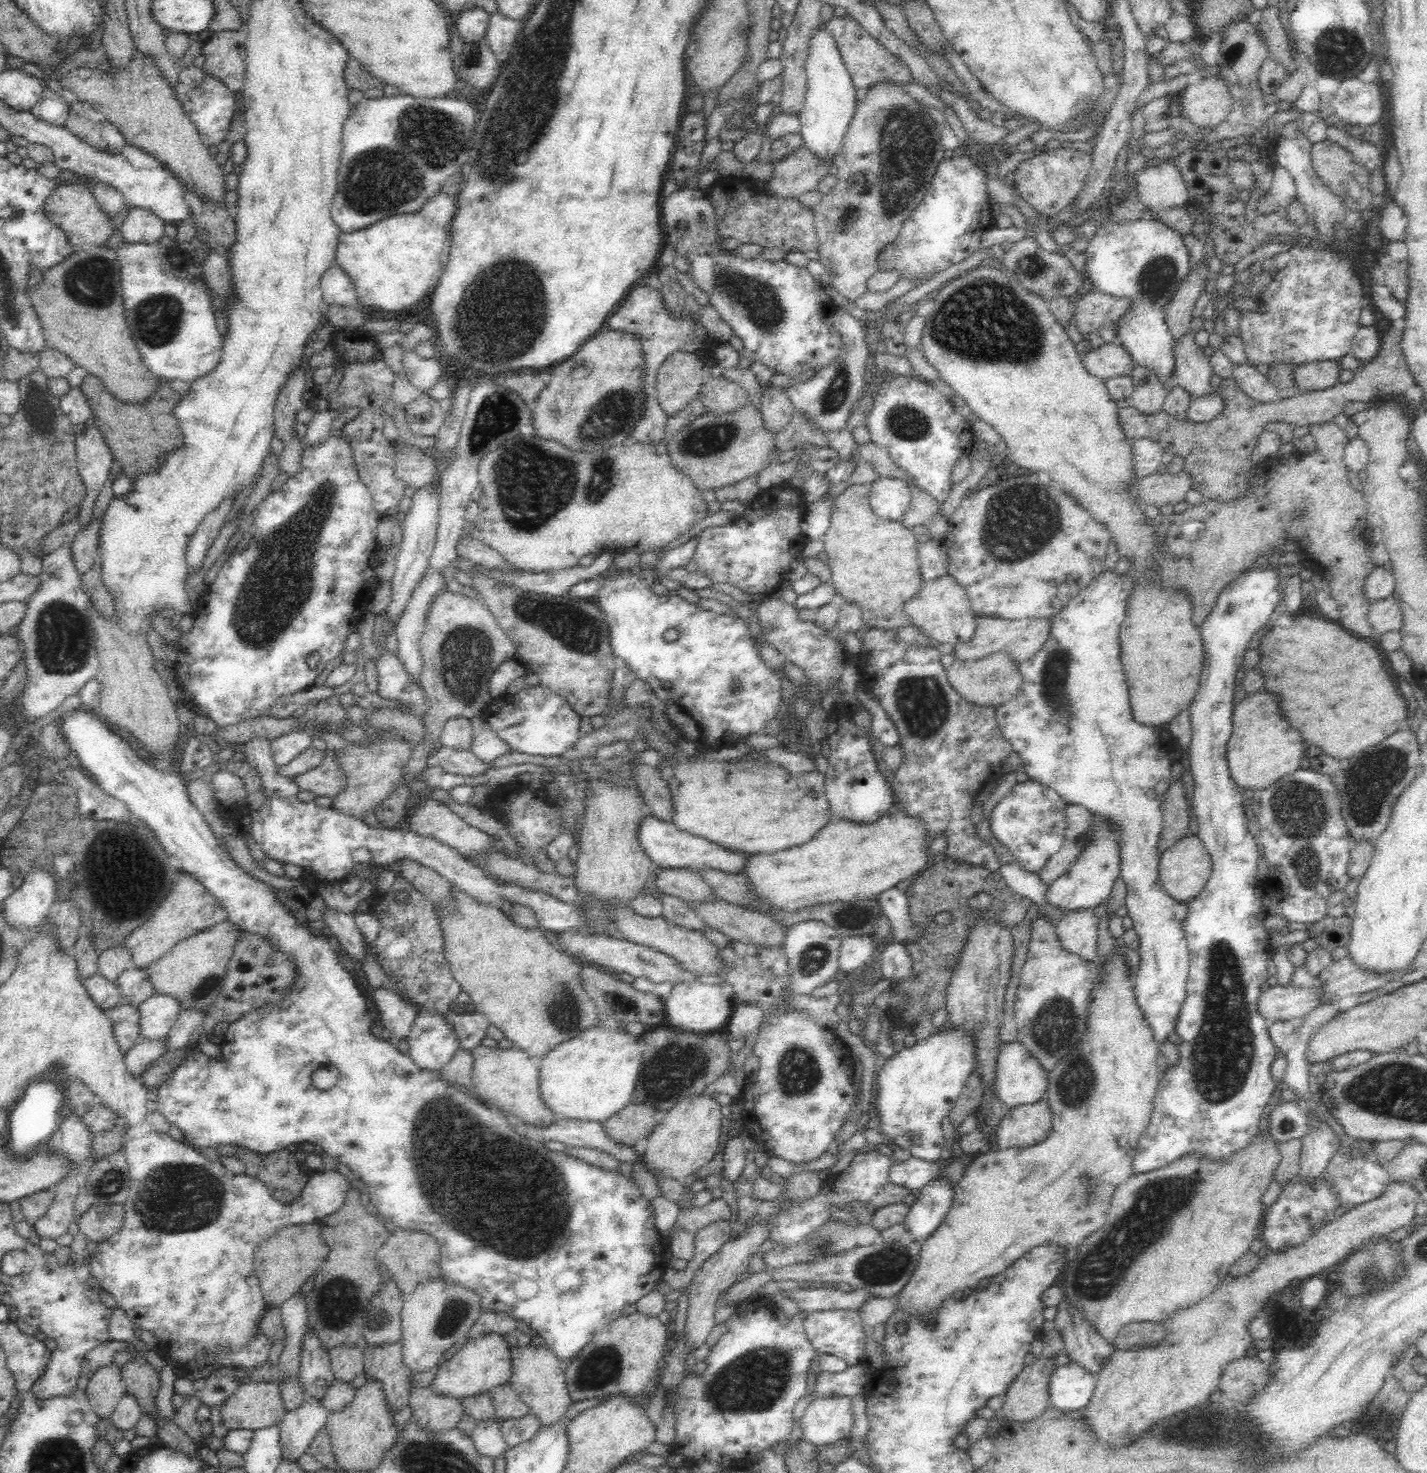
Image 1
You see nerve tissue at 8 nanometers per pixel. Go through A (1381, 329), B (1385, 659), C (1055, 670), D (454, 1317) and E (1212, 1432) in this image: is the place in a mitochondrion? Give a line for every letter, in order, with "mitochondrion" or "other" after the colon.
A: other
B: other
C: mitochondrion
D: mitochondrion
E: mitochondrion

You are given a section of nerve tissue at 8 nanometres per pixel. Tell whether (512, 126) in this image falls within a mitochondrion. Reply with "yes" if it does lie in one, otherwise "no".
yes

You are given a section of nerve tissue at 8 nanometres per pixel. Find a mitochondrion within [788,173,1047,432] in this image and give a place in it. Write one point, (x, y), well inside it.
(985, 321)

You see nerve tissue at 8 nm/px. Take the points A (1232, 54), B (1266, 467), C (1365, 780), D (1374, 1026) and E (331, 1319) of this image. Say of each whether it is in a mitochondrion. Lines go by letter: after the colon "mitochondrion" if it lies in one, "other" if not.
A: other
B: other
C: mitochondrion
D: other
E: other

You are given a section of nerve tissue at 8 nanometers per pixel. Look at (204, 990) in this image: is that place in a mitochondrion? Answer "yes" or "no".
yes

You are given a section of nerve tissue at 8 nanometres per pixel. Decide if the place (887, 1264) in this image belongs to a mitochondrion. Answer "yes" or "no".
yes

